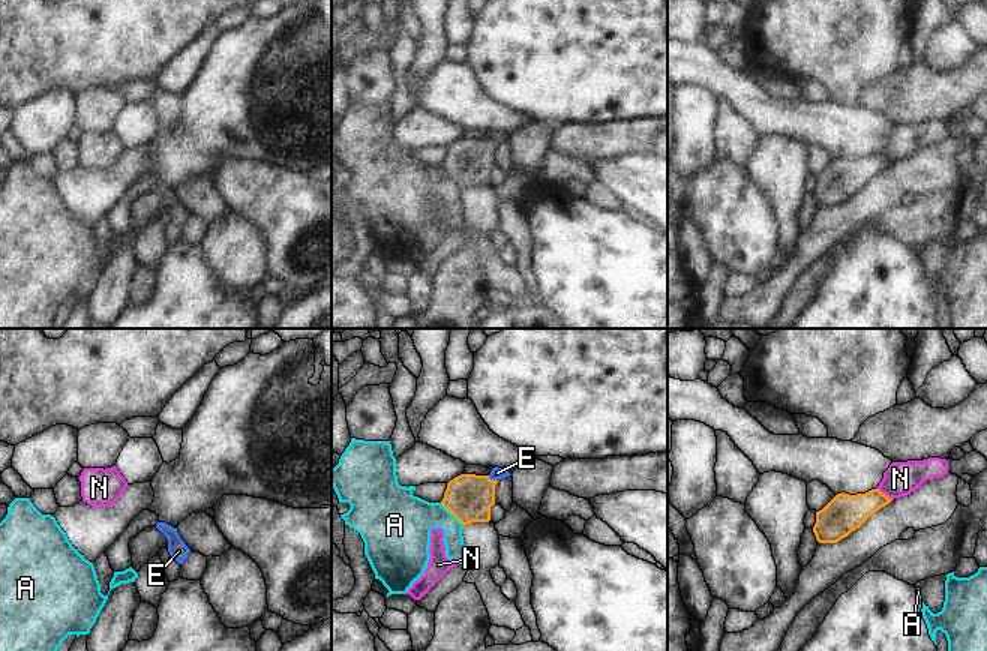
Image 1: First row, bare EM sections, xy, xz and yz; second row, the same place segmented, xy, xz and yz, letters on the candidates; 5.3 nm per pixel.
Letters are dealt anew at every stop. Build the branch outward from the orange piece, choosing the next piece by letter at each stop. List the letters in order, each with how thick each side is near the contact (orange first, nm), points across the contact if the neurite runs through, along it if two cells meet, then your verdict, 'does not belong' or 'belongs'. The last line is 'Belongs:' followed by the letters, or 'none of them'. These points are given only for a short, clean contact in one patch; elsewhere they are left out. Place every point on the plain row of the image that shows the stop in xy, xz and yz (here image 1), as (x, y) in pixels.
A: calibres 260 and 280 nm; border xz (440, 167), (464, 189); does not belong
E: calibres 260 and 70 nm; way xz (468, 161), (492, 144), (497, 137); belongs
N: calibres 200 and 180 nm; does not belong
Belongs: E

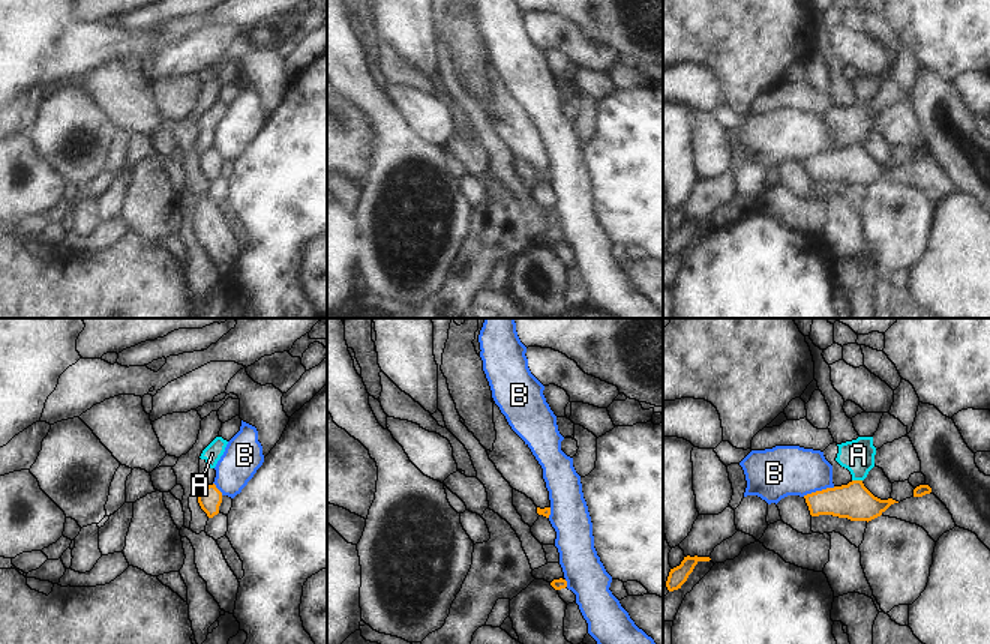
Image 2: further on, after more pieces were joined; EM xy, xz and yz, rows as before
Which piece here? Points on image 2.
A: calibres 190 and 180 nm; border yz (852, 143), (861, 144); does not belong
B: calibres 190 and 280 nm; does not belong
Belongs: none of them

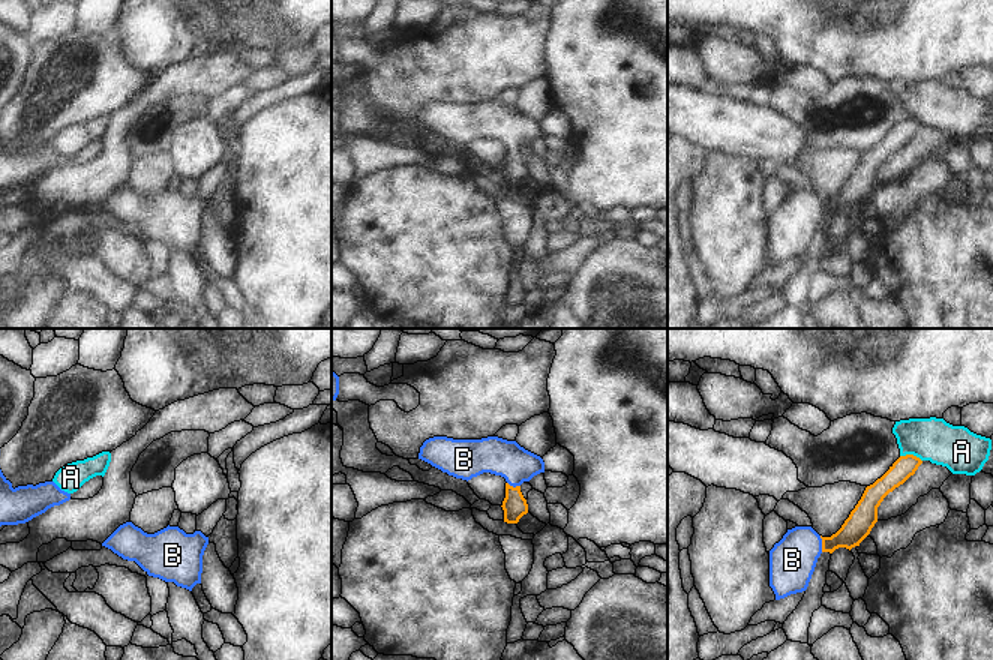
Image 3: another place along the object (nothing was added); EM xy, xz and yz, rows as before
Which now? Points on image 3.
A: calibres 120 and 240 nm; border yz (900, 119), (915, 119), (921, 125); does not belong
B: calibres 150 and 240 nm; way yz (857, 191), (846, 201), (822, 207), (807, 209), (792, 224); belongs
Belongs: B

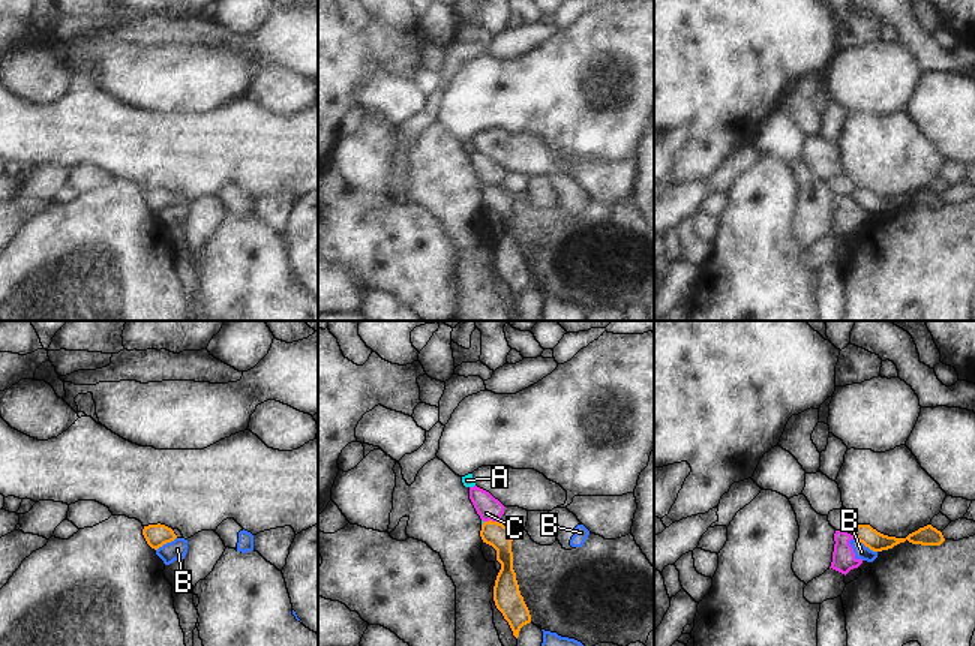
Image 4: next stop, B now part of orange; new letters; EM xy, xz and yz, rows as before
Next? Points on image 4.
A: calibres 140 and 20 nm; way xz (500, 201), (483, 188), (482, 185); belongs
B: calibres 120 and 110 nm; does not belong
C: calibres 140 and 130 nm; border xz (485, 185), (497, 185), (500, 188); does not belong
Belongs: A

